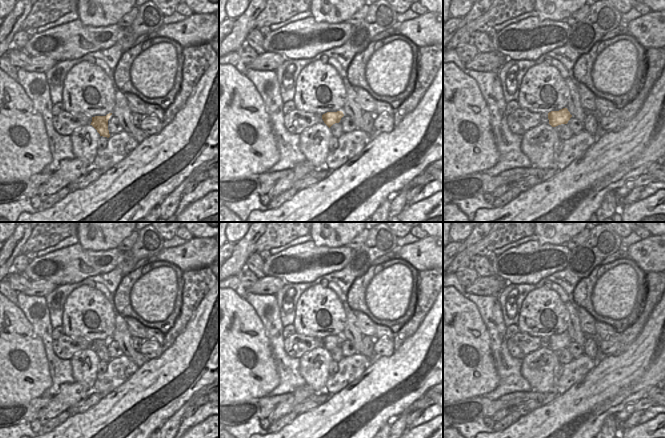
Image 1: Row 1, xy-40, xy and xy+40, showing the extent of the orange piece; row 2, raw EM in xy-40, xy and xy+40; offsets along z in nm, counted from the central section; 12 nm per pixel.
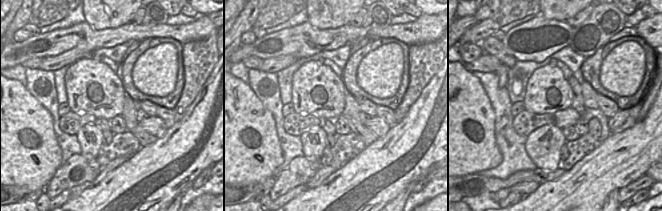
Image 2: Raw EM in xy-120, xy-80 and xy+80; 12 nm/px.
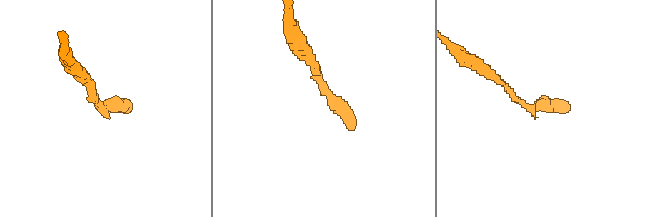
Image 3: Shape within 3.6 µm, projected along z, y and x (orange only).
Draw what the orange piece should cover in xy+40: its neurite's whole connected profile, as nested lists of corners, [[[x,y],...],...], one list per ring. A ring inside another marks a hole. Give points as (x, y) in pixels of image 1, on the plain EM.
[[[567,332],[548,337],[549,348],[556,354],[560,364],[567,364],[573,360],[573,356],[567,349],[571,341]]]

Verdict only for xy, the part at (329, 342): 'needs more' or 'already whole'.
needs more

